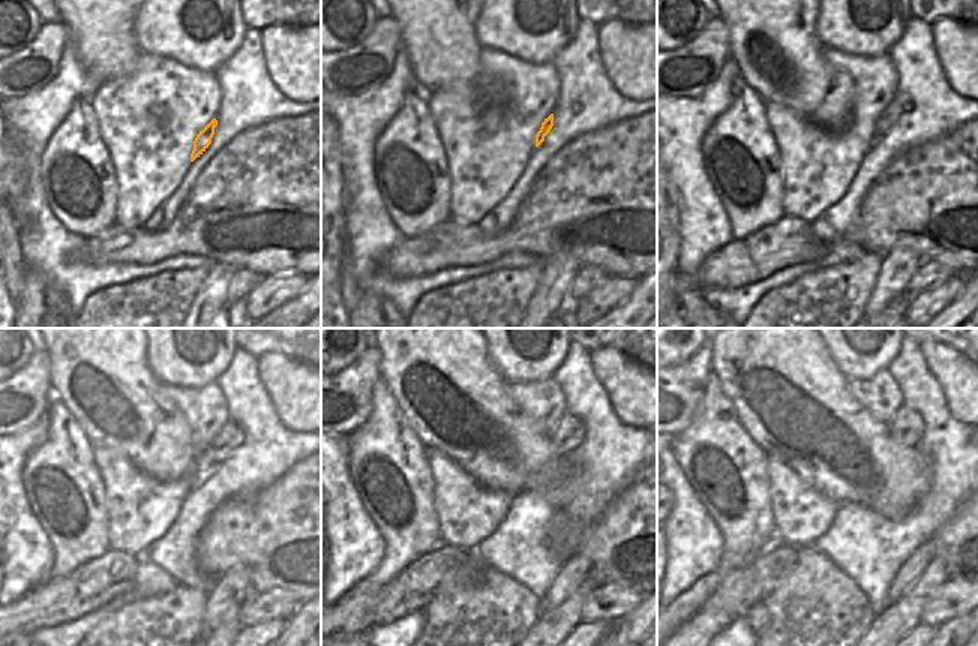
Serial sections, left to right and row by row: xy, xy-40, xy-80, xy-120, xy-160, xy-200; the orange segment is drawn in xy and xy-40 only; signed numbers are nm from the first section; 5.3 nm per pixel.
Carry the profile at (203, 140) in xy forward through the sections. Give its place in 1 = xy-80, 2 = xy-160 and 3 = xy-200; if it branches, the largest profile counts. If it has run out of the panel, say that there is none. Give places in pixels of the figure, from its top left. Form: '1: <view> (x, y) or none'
1: xy-80 (900, 102)
2: xy-160 (570, 430)
3: xy-200 (906, 427)

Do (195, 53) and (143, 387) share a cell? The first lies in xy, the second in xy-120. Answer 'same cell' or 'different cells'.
different cells

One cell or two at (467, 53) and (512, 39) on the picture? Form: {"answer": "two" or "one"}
{"answer": "two"}

